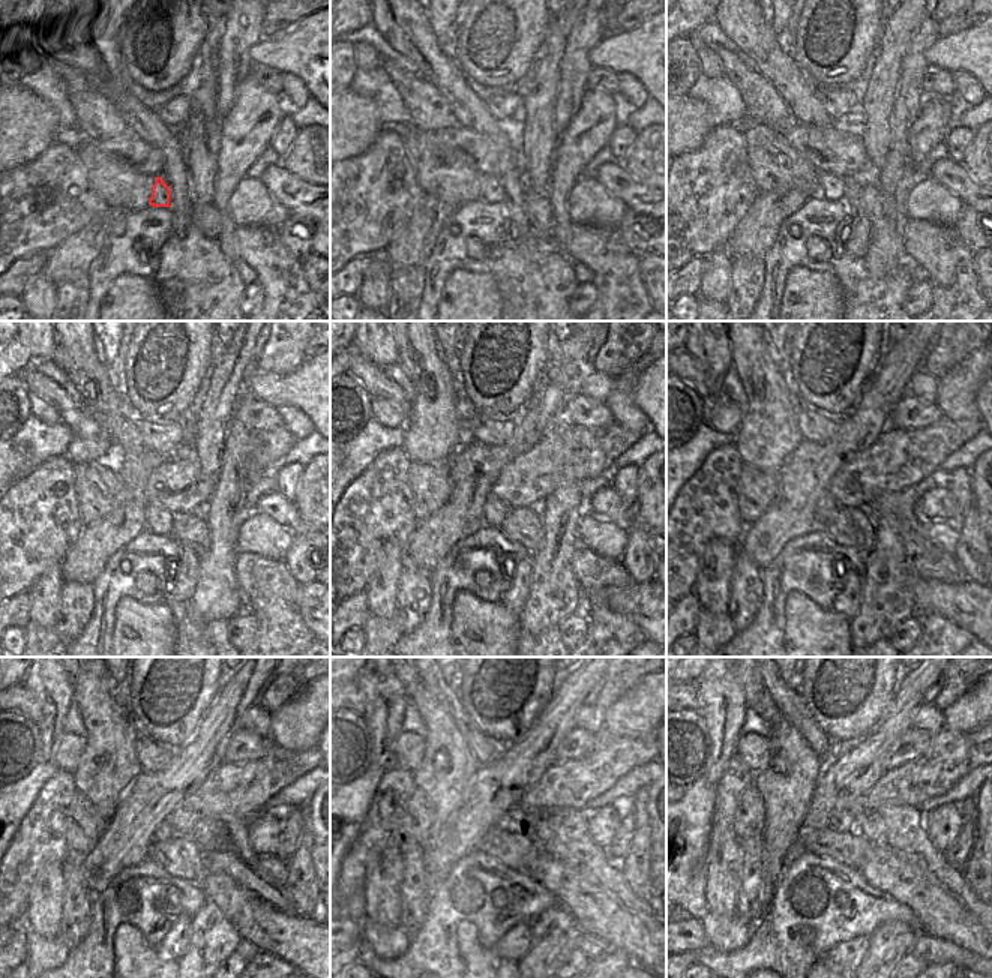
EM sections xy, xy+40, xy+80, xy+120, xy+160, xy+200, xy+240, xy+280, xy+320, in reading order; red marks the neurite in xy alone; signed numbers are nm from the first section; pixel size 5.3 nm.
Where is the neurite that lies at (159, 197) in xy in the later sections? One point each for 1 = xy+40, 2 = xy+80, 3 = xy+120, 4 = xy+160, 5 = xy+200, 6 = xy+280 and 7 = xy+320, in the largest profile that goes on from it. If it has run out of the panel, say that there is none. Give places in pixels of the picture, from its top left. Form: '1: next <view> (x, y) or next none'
1: next xy+40 (492, 191)
2: next xy+80 (830, 186)
3: next xy+120 (159, 521)
4: next xy+160 (494, 510)
5: next xy+200 (827, 507)
6: next xy+280 (511, 821)
7: next xy+320 (839, 819)

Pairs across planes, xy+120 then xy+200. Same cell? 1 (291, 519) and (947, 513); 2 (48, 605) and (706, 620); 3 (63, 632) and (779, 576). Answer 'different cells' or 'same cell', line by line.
1: same cell
2: different cells
3: different cells

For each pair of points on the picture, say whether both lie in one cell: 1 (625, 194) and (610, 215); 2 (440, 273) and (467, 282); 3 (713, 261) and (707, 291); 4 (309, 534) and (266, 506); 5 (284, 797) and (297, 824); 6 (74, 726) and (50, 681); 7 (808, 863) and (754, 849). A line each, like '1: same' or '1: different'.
1: different
2: different
3: same
4: same
5: different
6: different
7: different

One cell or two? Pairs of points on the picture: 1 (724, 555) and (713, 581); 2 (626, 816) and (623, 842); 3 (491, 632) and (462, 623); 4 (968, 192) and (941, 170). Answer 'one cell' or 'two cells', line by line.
1: one cell
2: one cell
3: one cell
4: one cell

